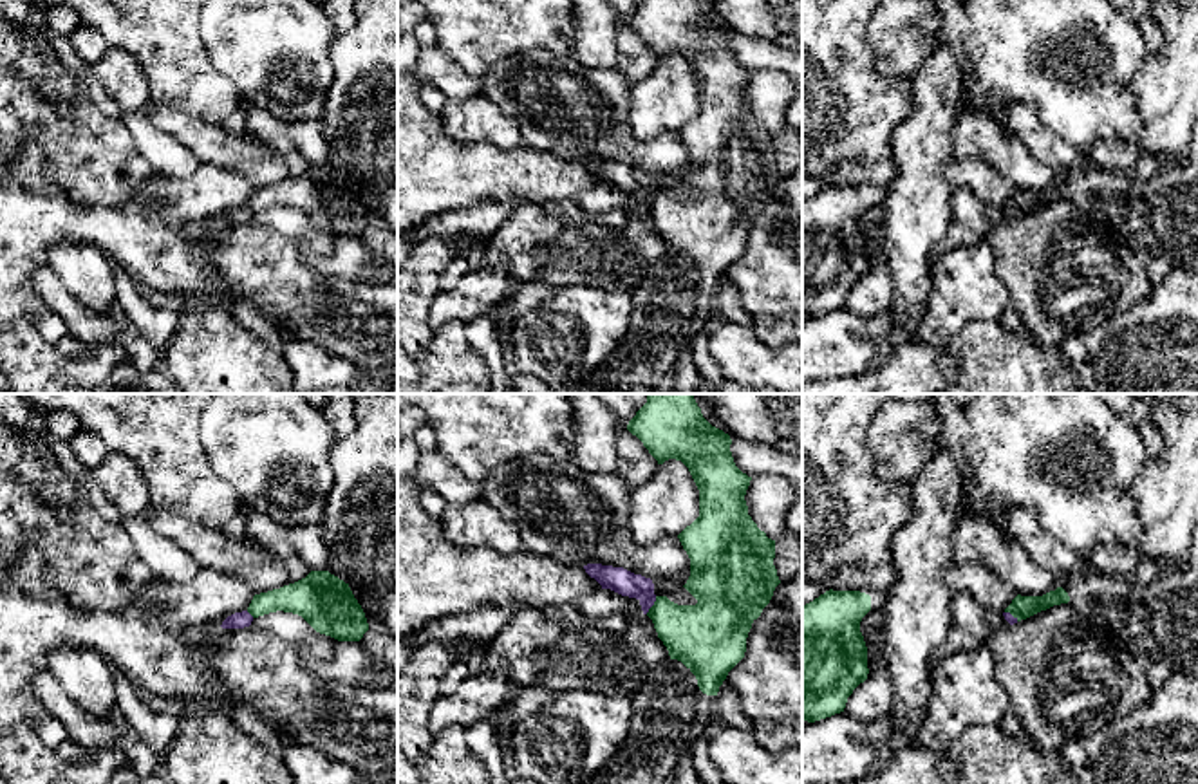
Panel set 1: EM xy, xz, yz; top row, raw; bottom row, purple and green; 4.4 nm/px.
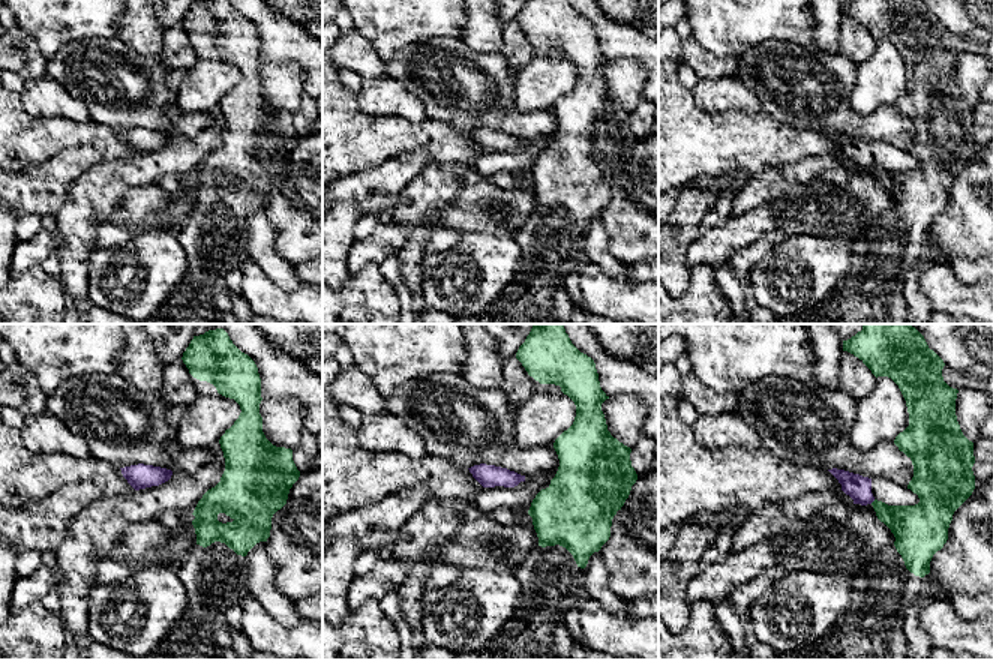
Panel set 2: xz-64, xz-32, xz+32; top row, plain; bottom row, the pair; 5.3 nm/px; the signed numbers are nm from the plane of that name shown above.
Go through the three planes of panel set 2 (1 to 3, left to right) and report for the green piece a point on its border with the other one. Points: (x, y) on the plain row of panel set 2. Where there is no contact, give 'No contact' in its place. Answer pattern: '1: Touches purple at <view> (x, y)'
1: No contact
2: No contact
3: Touches purple at xz+32 (872, 165)

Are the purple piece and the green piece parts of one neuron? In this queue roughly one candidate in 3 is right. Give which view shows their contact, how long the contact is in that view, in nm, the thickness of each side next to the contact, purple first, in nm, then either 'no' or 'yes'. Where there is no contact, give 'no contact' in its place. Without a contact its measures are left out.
meets purple in xz; contact 90 nm long; 120 nm thick on the purple side, 280 nm on the other; no

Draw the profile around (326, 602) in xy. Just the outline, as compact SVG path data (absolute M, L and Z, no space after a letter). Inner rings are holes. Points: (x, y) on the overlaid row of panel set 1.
M311 571L295 583L255 594L248 607L253 618L276 611L302 616L316 632L338 641L360 641L369 630L349 583L329 571Z

